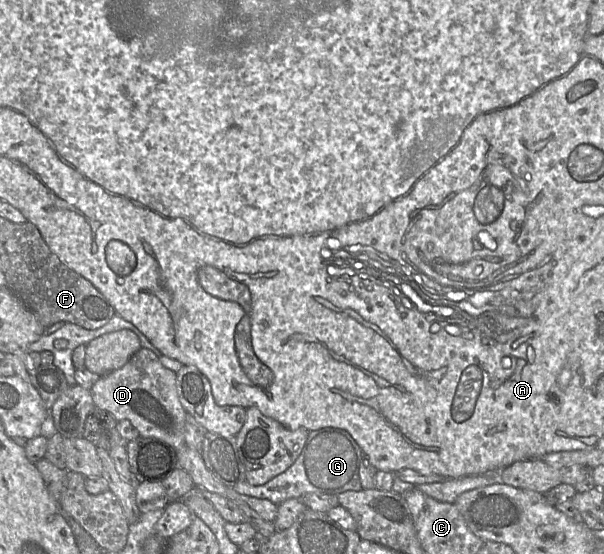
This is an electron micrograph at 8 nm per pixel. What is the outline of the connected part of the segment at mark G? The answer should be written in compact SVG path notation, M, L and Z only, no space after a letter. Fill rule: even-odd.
M324 427L308 432L299 456L284 472L263 485L253 486L243 481L234 485L233 489L240 494L267 499L276 505L291 498L301 500L309 493L337 496L346 491L361 491L359 467L363 456L361 447L346 430Z

